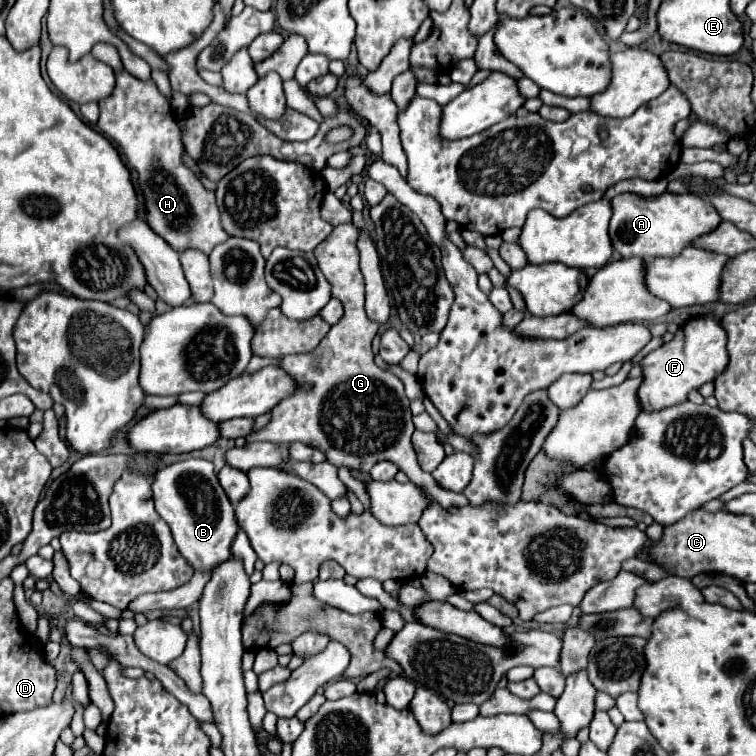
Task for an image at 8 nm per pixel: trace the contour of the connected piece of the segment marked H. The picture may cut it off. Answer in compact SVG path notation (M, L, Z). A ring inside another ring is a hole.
M116 71L114 91L100 103L98 131L122 149L126 161L138 173L138 187L144 195L146 223L178 253L198 249L206 255L228 239L220 225L220 211L214 193L206 191L194 171L182 163L184 145L170 101L158 91L152 79L140 81L128 71Z

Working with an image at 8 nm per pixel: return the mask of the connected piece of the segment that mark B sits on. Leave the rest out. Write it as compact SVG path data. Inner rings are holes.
M186 459L160 469L156 473L152 491L156 511L170 525L180 555L194 571L210 571L216 563L222 563L230 557L230 547L238 531L238 523L210 461Z

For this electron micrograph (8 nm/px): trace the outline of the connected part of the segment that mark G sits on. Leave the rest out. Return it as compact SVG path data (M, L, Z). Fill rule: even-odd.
M342 223L338 227L334 227L334 231L330 233L330 237L326 241L322 241L316 249L314 255L318 259L318 265L326 277L326 281L332 285L332 297L340 299L344 305L344 315L342 319L330 327L328 335L320 341L320 345L310 351L310 353L300 353L300 355L288 355L286 359L282 359L282 367L286 373L290 373L296 381L302 383L310 383L312 389L310 391L296 391L292 397L282 399L272 411L272 419L270 423L260 429L254 431L246 437L248 443L252 441L284 441L288 437L298 437L298 441L306 443L304 439L310 437L310 445L314 445L314 425L318 425L318 449L324 451L326 459L340 467L346 465L350 471L360 471L366 473L370 471L370 467L378 461L392 461L394 465L400 467L400 471L404 471L408 475L408 479L414 485L426 487L430 497L434 497L442 507L466 507L468 499L462 493L452 493L446 491L442 487L438 487L438 483L432 479L430 473L424 473L418 463L416 463L416 453L412 447L412 413L410 413L410 399L404 393L404 383L390 371L380 369L374 363L374 353L372 353L372 339L376 337L376 325L370 323L370 319L366 319L366 311L364 311L364 277L360 271L360 253L356 247L358 241L358 229L352 223ZM318 401L318 421L314 421L312 417L312 405L316 405Z

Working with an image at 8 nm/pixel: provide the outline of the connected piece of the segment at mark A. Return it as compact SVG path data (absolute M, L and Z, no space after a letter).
M664 191L656 197L642 197L636 193L616 195L612 201L612 219L610 219L610 241L612 247L622 257L674 257L684 247L690 245L688 239L696 239L706 231L712 231L722 219L714 211L714 207L692 193L670 193Z

